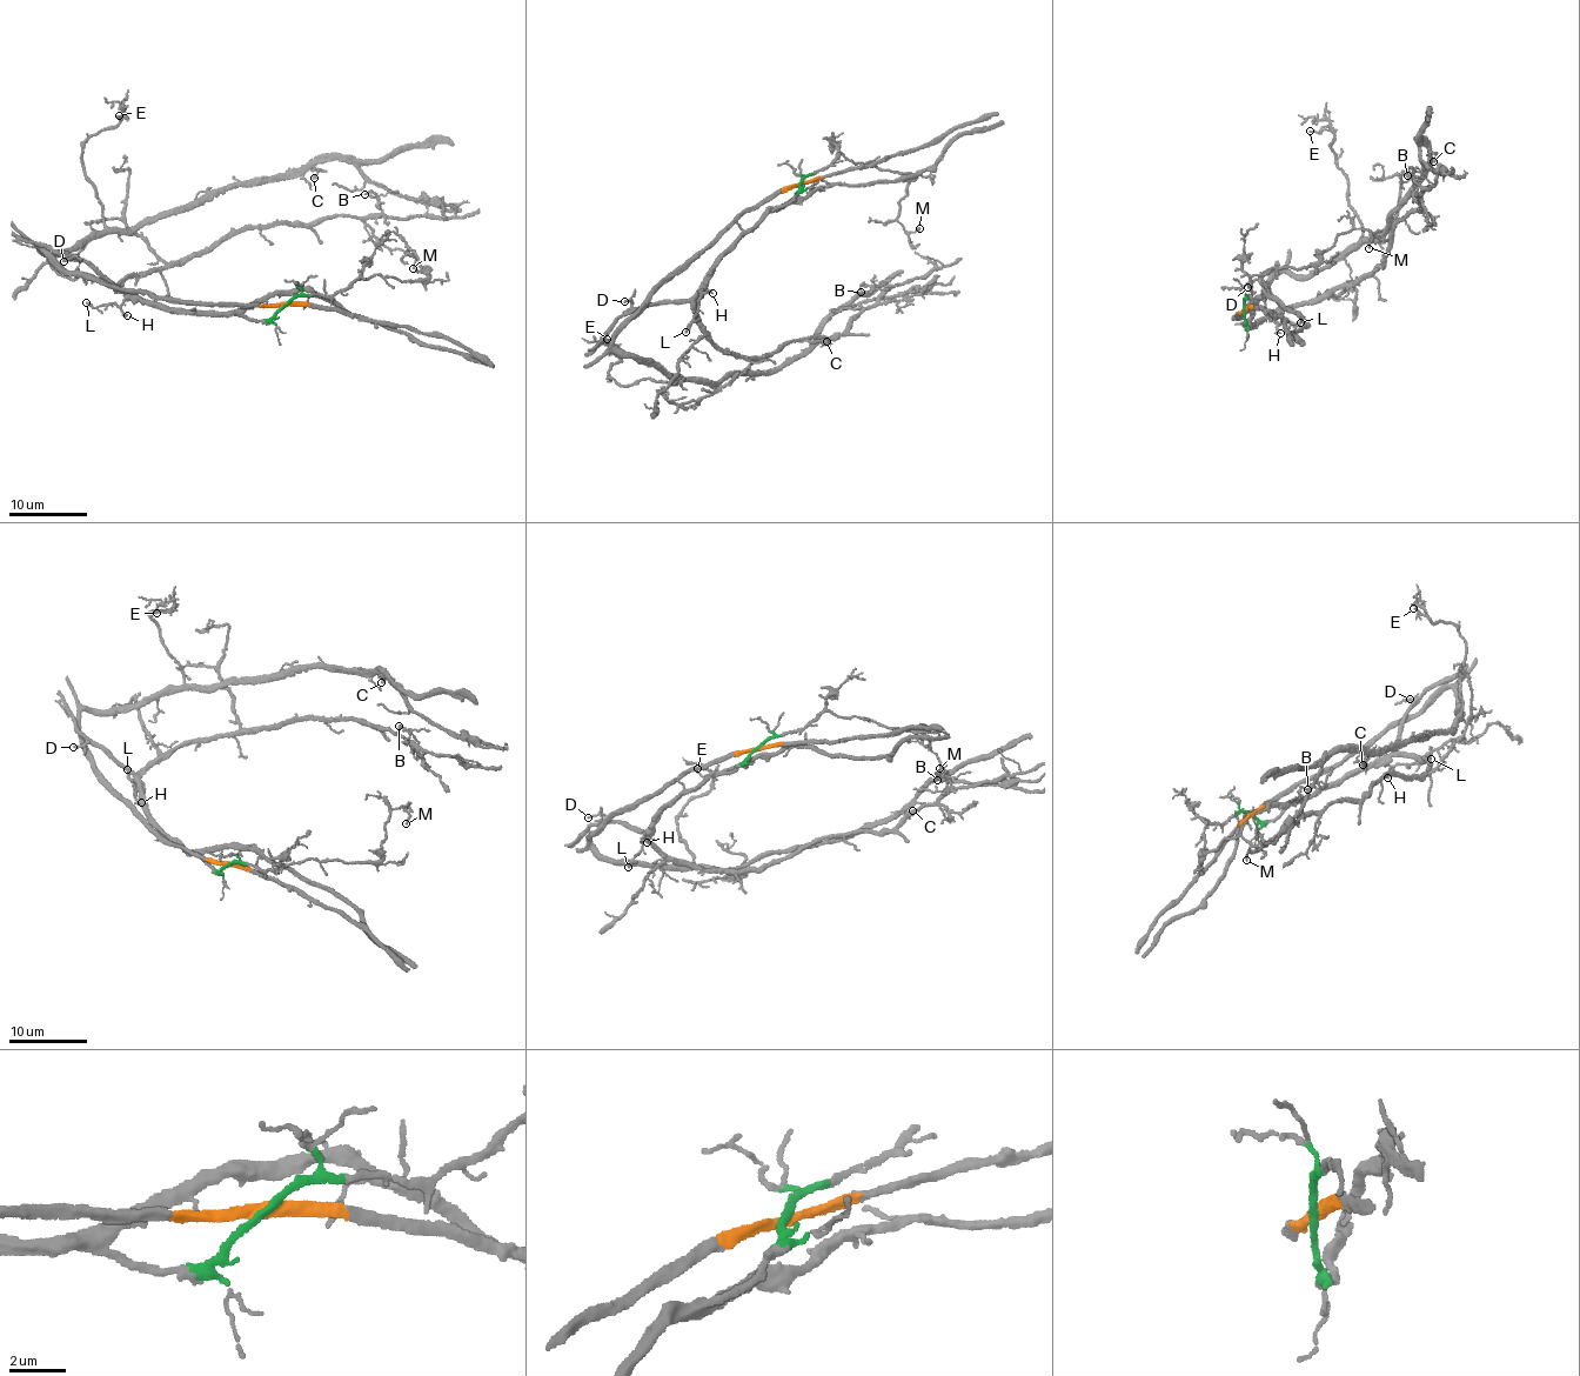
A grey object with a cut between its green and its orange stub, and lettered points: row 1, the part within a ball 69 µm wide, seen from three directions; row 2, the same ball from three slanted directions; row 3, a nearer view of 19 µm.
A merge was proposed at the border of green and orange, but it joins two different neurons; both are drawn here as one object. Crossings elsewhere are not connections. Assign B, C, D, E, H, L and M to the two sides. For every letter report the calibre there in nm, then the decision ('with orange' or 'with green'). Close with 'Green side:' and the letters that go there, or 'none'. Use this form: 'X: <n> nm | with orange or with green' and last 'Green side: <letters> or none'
B: 80 nm | with green
C: 180 nm | with orange
D: 160 nm | with green
E: 140 nm | with orange
H: 150 nm | with green
L: 200 nm | with green
M: 120 nm | with green
Green side: B, D, H, L, M

